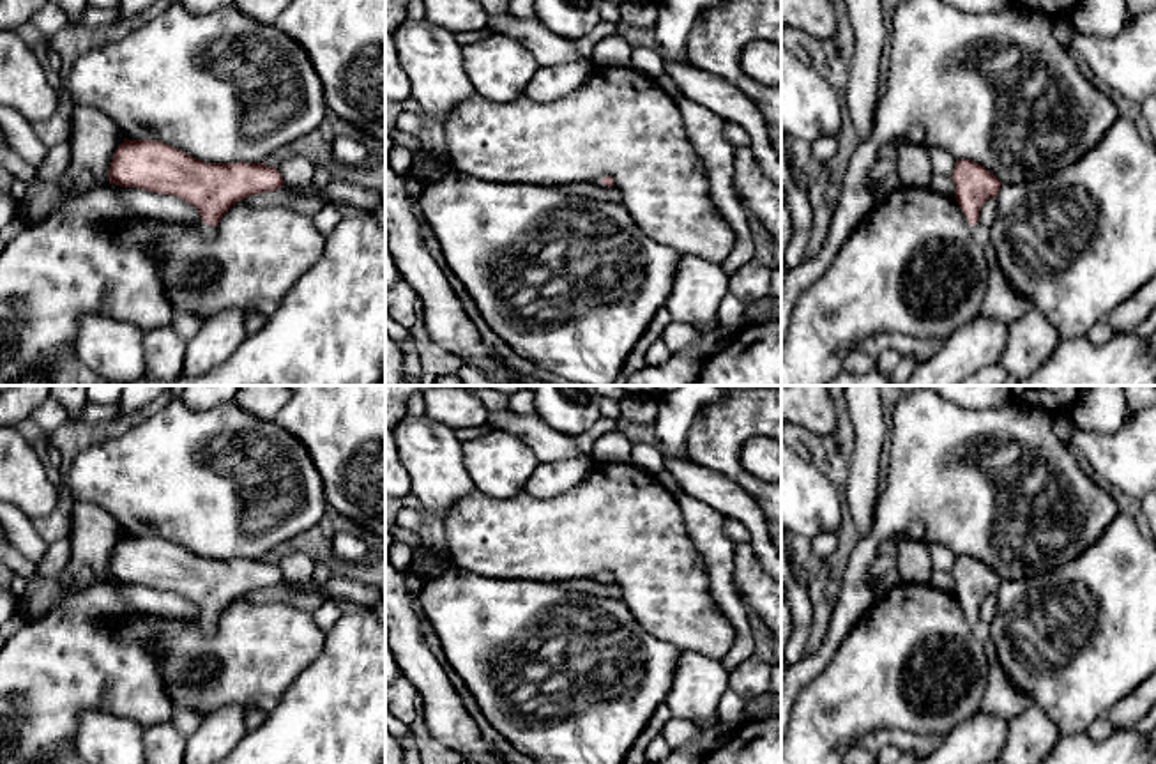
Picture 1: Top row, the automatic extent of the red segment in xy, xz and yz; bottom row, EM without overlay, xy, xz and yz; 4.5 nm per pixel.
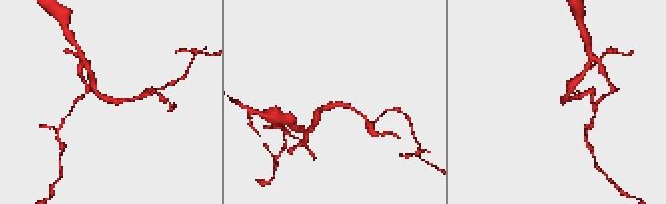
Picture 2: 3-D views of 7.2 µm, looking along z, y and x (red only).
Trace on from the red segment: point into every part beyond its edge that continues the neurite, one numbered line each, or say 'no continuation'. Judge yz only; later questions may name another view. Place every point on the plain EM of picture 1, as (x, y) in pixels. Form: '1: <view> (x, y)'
1: yz (1003, 699)

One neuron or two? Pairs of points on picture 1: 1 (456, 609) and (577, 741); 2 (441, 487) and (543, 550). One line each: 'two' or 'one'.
1: one
2: two

